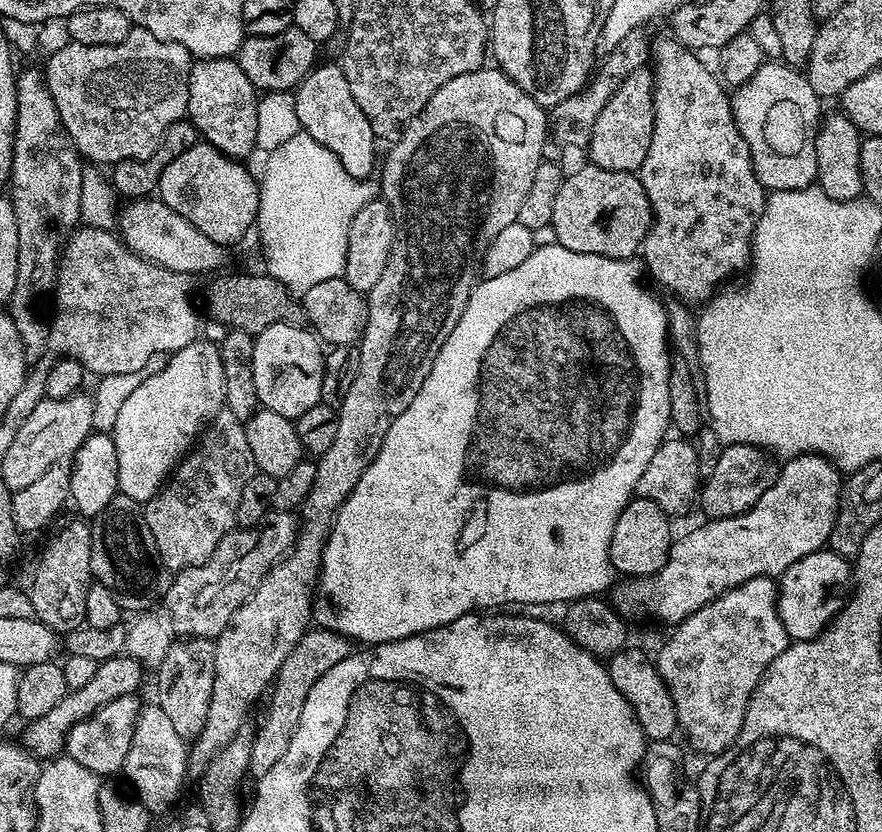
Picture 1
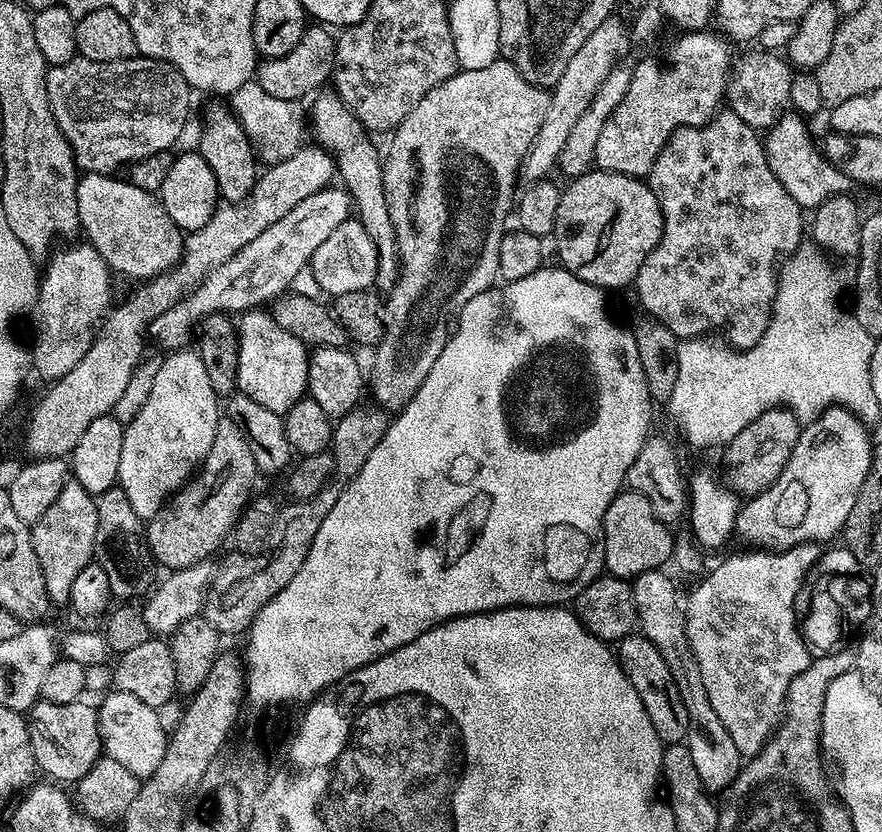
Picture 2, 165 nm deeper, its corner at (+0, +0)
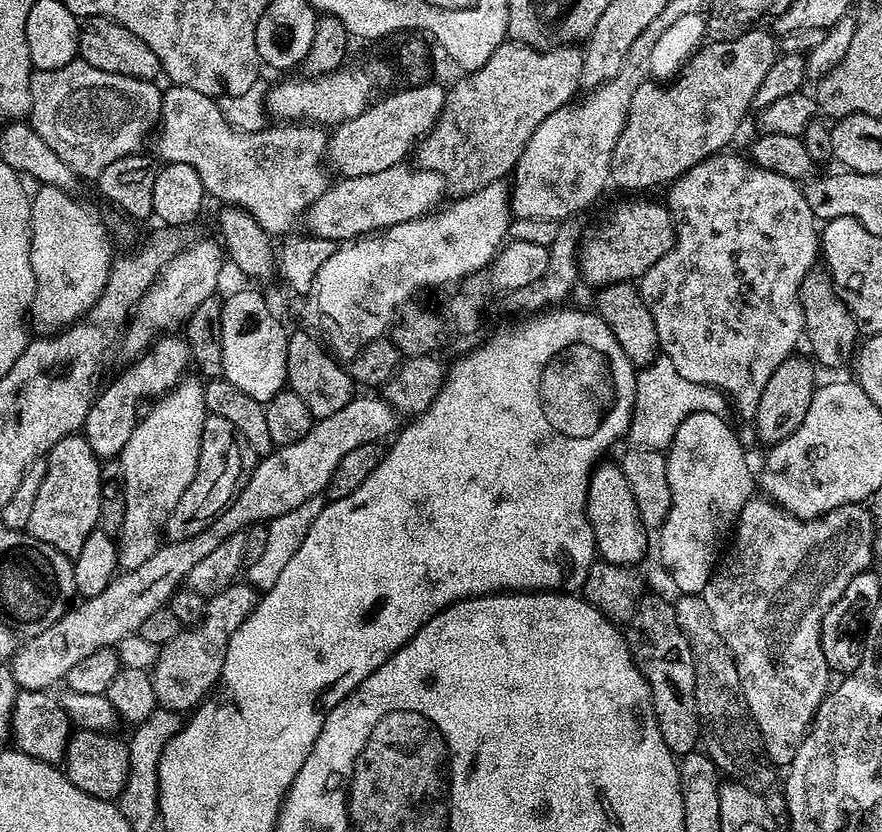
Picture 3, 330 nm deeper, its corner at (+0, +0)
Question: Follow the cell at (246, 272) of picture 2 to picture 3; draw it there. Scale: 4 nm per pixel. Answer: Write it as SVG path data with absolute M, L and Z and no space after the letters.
M407 163L396 164L390 170L378 170L378 174L350 176L339 179L338 184L333 183L313 202L307 213L306 220L312 223L311 235L337 242L355 240L429 215L446 193L445 182L436 172L419 166L408 167Z

